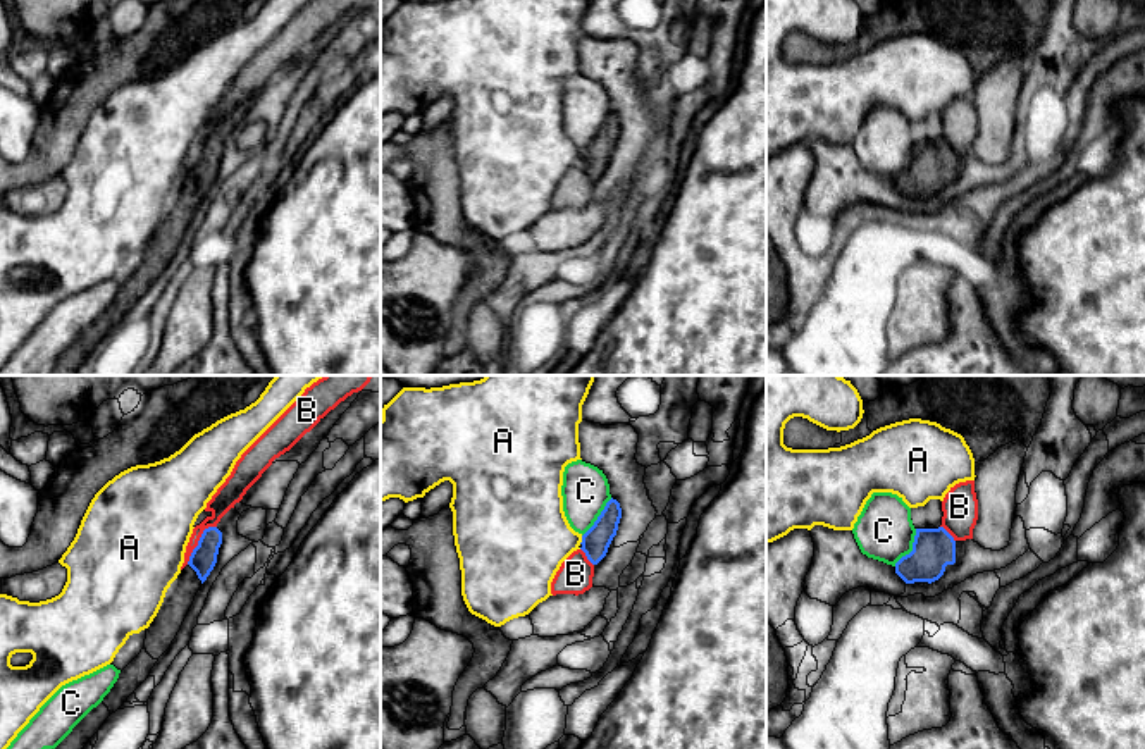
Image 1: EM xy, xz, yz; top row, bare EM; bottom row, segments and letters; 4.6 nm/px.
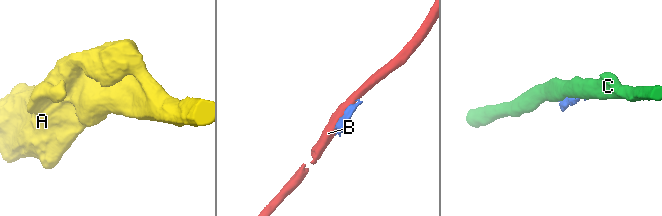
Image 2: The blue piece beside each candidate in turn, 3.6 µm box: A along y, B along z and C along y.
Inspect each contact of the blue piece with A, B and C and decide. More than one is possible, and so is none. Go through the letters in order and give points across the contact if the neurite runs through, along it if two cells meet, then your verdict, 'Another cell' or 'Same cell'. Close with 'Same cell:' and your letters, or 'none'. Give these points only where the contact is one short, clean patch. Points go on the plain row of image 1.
A: Another cell
B: Boundary: xy (216, 140), (209, 140), (204, 145), (186, 178). Another cell
C: Another cell
Same cell: none

